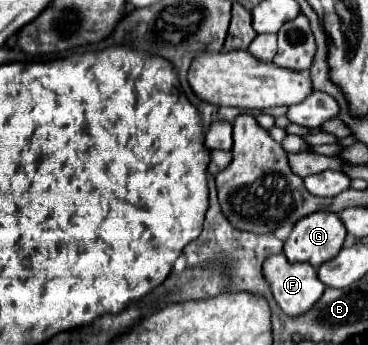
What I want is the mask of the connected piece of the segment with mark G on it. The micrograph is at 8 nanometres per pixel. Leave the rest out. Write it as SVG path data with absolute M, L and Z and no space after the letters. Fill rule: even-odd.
M324 211L300 219L284 243L286 259L290 263L310 263L318 269L324 261L336 257L346 239L346 229L338 219L336 213Z

